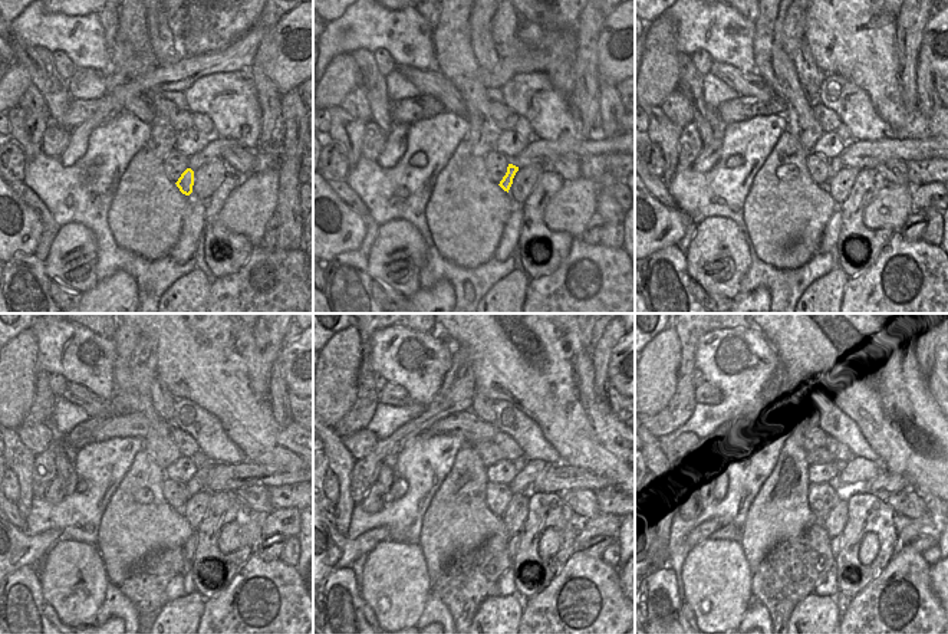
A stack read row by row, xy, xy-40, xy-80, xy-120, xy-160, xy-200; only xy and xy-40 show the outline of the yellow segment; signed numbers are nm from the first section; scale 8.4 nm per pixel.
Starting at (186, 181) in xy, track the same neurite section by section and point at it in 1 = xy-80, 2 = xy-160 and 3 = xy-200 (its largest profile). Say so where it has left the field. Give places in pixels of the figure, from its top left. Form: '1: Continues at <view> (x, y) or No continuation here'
1: Continues at xy-80 (835, 166)
2: Continues at xy-160 (524, 479)
3: Continues at xy-200 (858, 470).

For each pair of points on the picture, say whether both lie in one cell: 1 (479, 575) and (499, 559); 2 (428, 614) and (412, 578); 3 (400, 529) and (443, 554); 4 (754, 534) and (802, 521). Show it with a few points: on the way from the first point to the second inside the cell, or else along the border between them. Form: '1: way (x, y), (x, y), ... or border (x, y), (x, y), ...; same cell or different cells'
1: way (483, 571), (494, 559); same cell
2: border (431, 590), (418, 618); different cells
3: border (428, 508), (417, 542); different cells
4: way (766, 525), (770, 521), (790, 521); same cell

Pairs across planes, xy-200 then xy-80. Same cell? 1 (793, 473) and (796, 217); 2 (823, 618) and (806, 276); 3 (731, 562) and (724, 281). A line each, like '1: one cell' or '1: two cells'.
1: one cell
2: two cells
3: one cell

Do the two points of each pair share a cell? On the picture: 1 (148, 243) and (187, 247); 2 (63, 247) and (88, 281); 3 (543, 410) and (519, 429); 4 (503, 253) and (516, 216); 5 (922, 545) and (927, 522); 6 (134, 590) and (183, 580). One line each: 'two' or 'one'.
1: two
2: one
3: two
4: one
5: two
6: two

